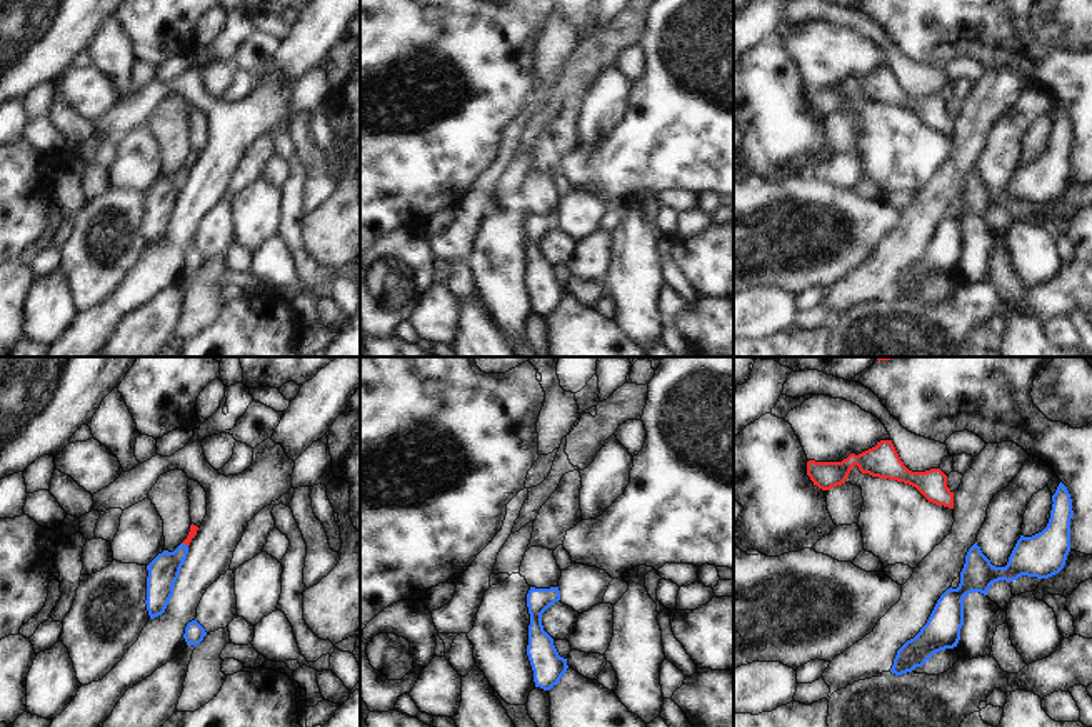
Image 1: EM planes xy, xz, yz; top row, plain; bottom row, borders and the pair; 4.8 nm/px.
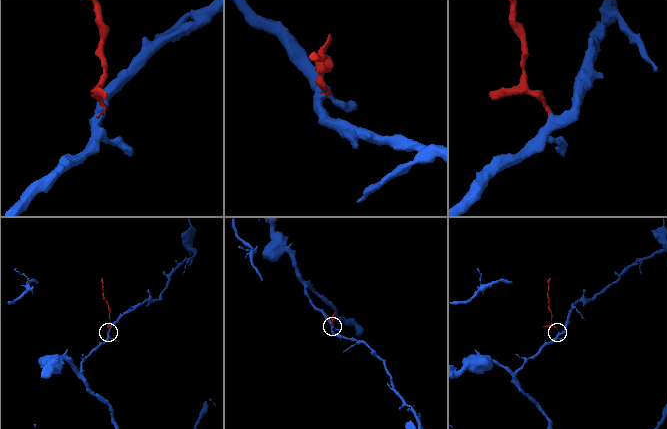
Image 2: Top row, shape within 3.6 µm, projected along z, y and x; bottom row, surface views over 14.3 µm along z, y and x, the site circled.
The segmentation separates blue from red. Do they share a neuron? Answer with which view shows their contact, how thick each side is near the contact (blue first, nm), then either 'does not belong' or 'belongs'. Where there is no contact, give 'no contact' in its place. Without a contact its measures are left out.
xy | 150/40 nm | belongs

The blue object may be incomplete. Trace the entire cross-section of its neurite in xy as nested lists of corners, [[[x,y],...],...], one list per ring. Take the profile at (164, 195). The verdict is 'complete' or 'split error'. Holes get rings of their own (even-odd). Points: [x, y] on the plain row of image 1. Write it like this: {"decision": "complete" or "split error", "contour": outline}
{"decision": "split error", "contour": [[[190,152],[187,165],[173,177],[163,177],[148,192],[147,203],[147,237],[150,245],[162,242],[173,222],[173,212],[178,205],[180,195],[187,185],[188,172],[197,162],[198,153]]]}

